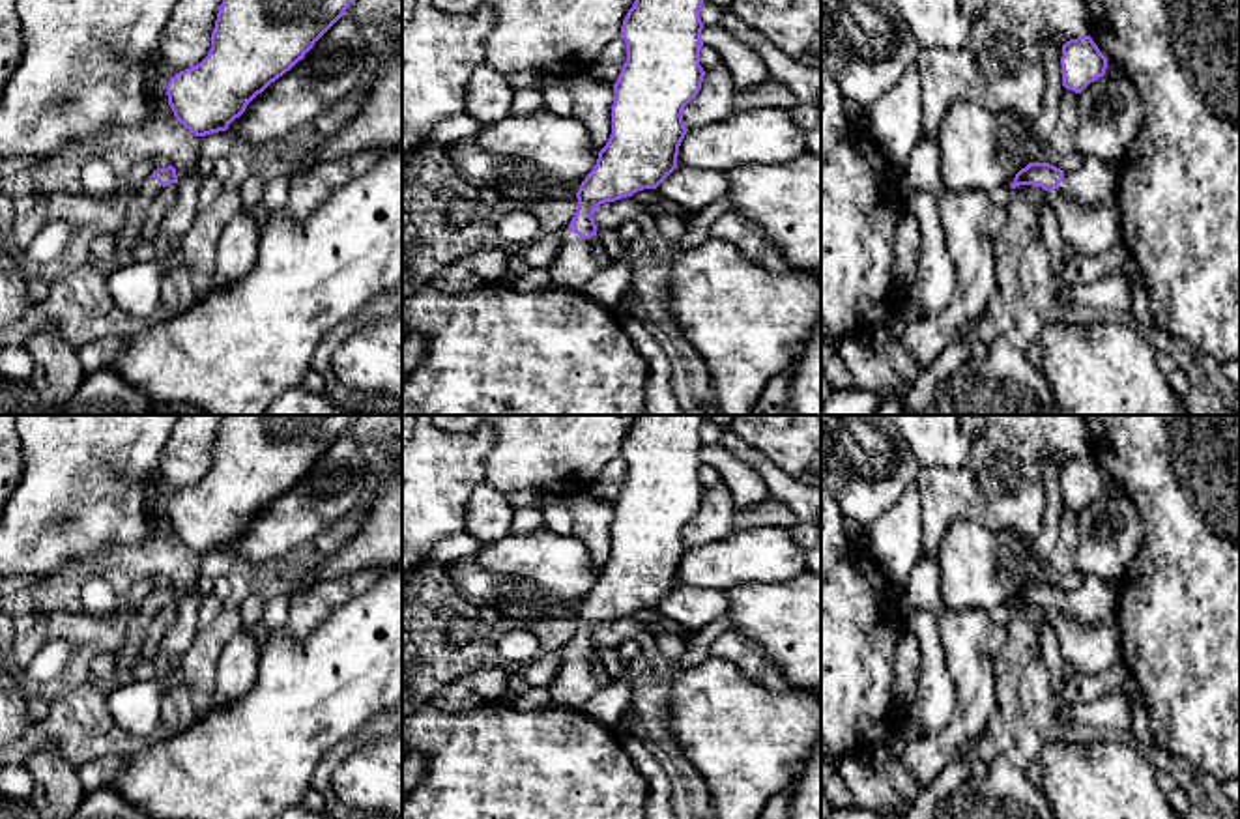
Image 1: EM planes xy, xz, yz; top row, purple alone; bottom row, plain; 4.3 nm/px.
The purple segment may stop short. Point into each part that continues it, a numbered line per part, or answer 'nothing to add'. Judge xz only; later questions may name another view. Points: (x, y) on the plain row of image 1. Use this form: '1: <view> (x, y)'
1: xz (575, 683)

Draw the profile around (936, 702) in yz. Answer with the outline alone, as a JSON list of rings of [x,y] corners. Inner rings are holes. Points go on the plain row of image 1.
[[[907,608],[903,628],[913,632],[920,643],[920,679],[916,686],[915,716],[924,735],[937,737],[954,718],[958,696],[946,669],[941,630],[935,613]]]

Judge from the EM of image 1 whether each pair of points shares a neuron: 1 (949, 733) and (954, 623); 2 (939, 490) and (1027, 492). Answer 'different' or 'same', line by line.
1: same
2: same

